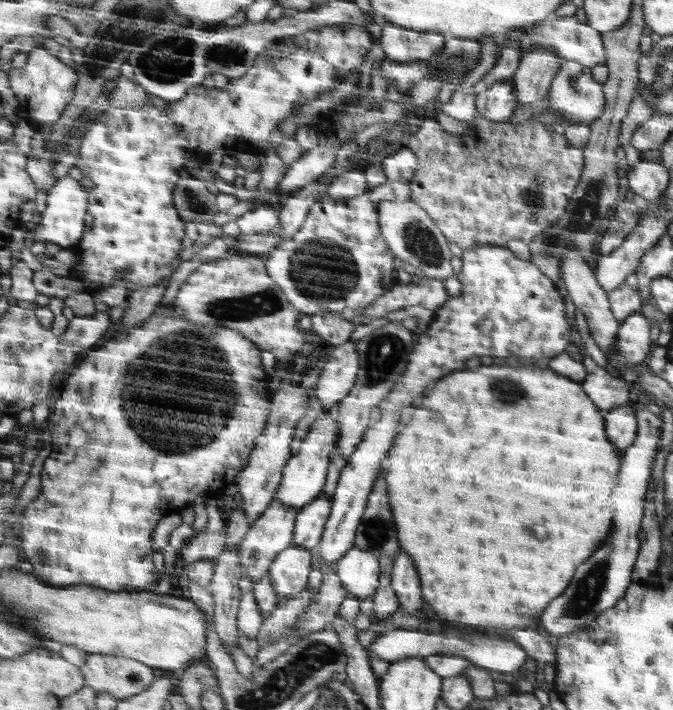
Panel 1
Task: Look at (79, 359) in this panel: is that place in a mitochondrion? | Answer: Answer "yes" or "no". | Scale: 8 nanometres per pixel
no

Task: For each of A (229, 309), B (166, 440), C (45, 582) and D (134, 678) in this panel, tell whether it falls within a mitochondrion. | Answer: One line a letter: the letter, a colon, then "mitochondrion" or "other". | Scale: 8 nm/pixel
A: mitochondrion
B: mitochondrion
C: other
D: mitochondrion

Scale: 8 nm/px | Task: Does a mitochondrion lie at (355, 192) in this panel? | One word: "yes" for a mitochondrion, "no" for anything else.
no

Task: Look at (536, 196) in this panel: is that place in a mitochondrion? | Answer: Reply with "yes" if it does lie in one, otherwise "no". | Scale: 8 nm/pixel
yes

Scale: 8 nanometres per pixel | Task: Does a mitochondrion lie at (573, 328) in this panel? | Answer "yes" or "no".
no

